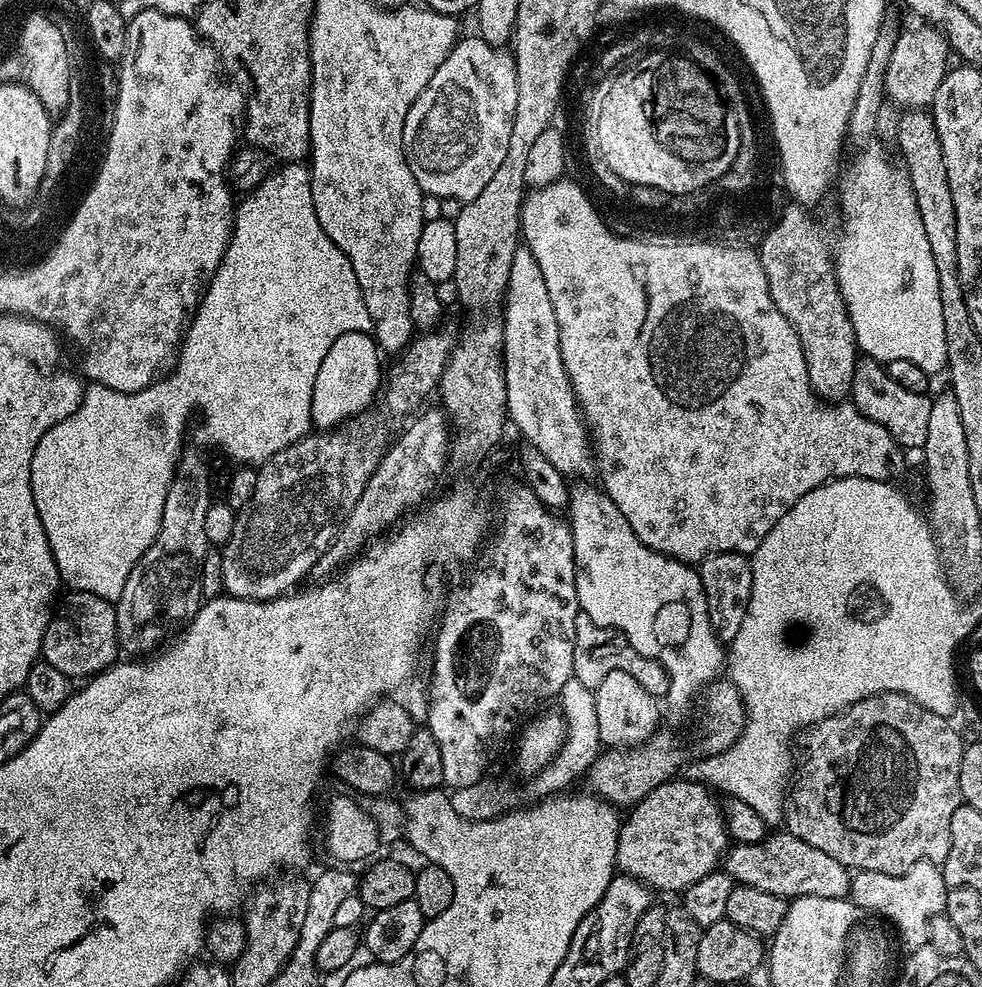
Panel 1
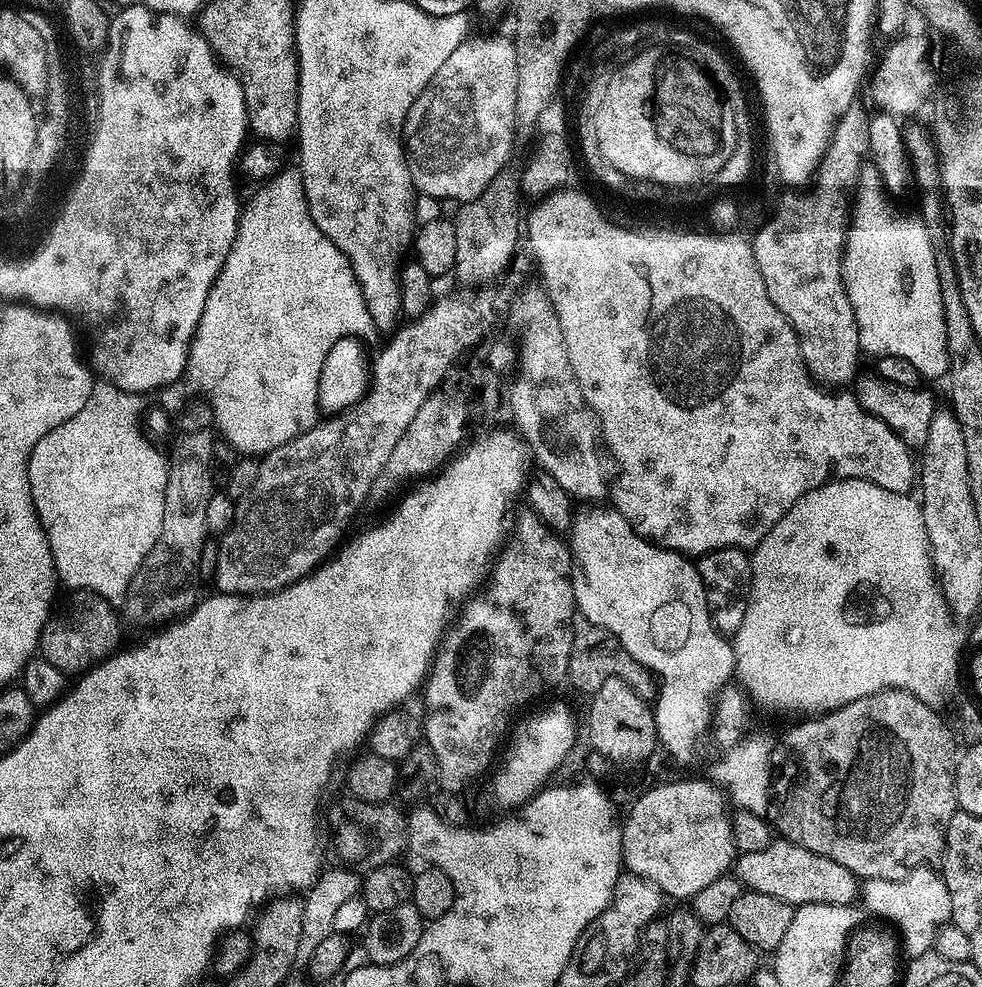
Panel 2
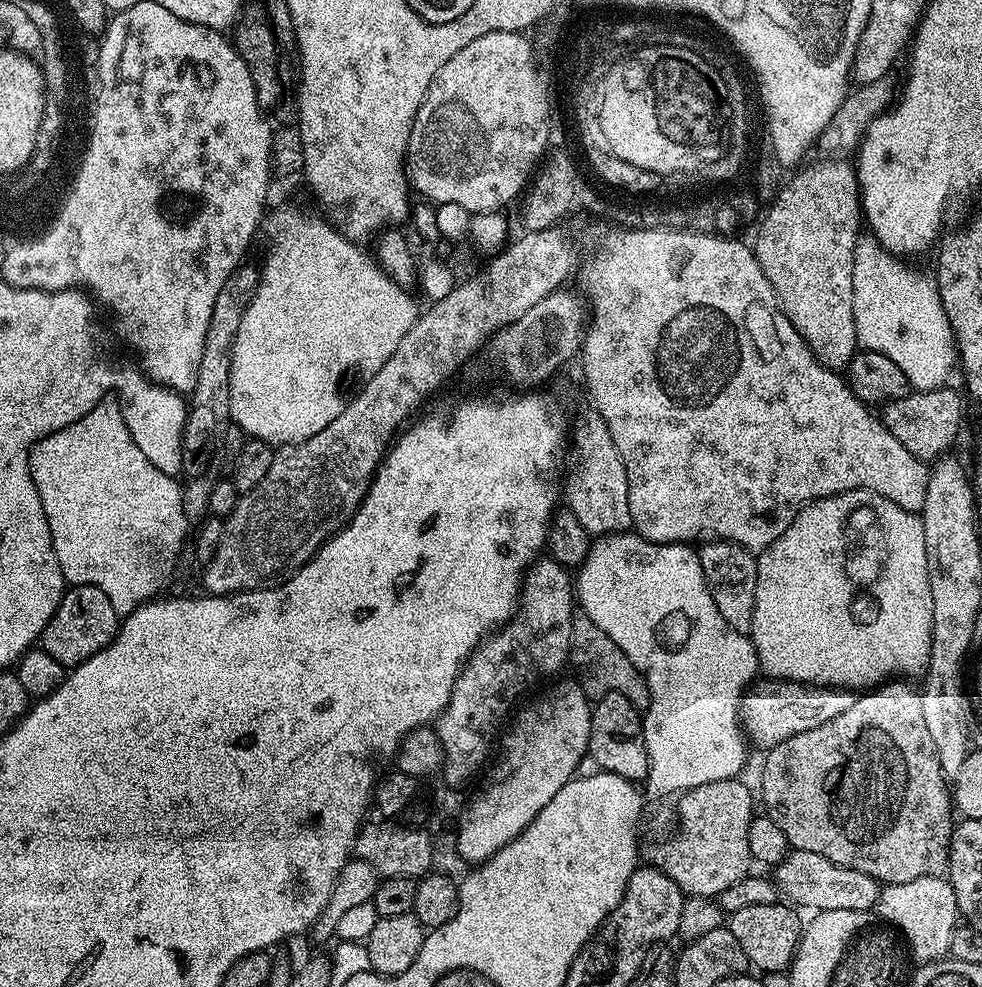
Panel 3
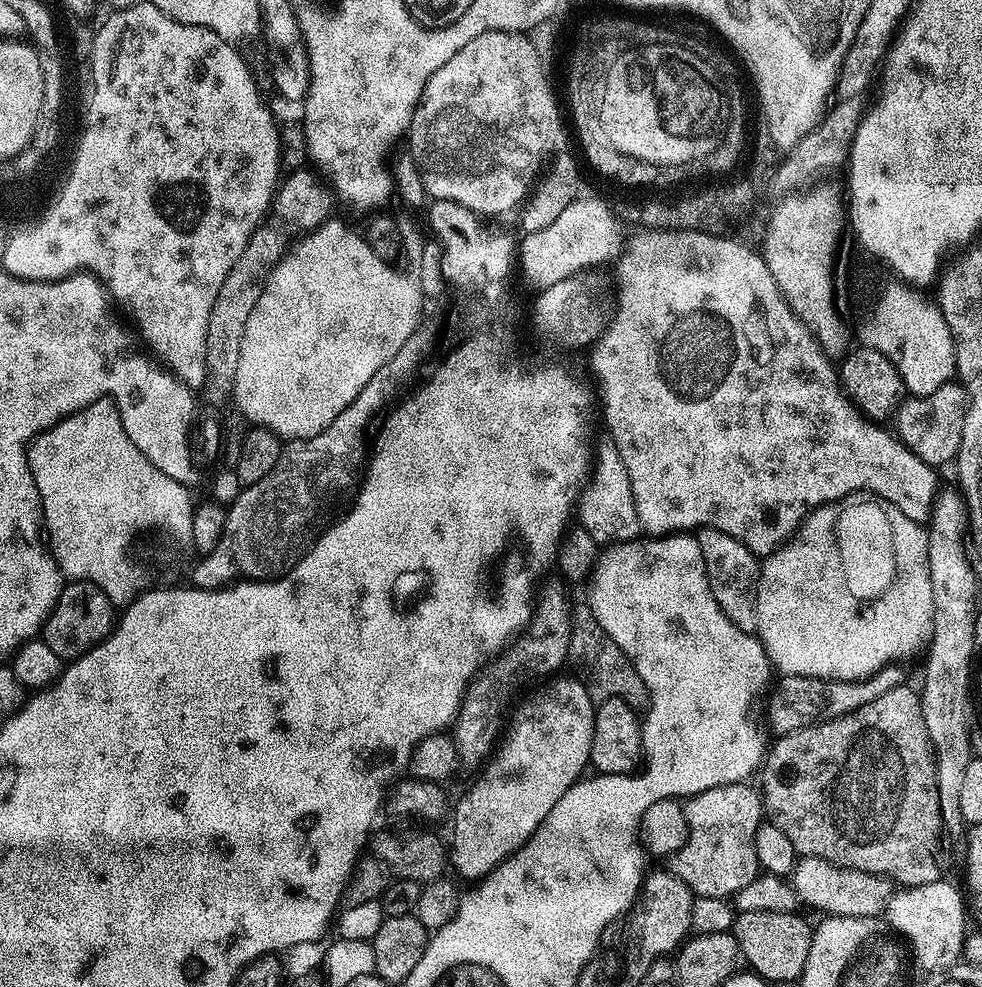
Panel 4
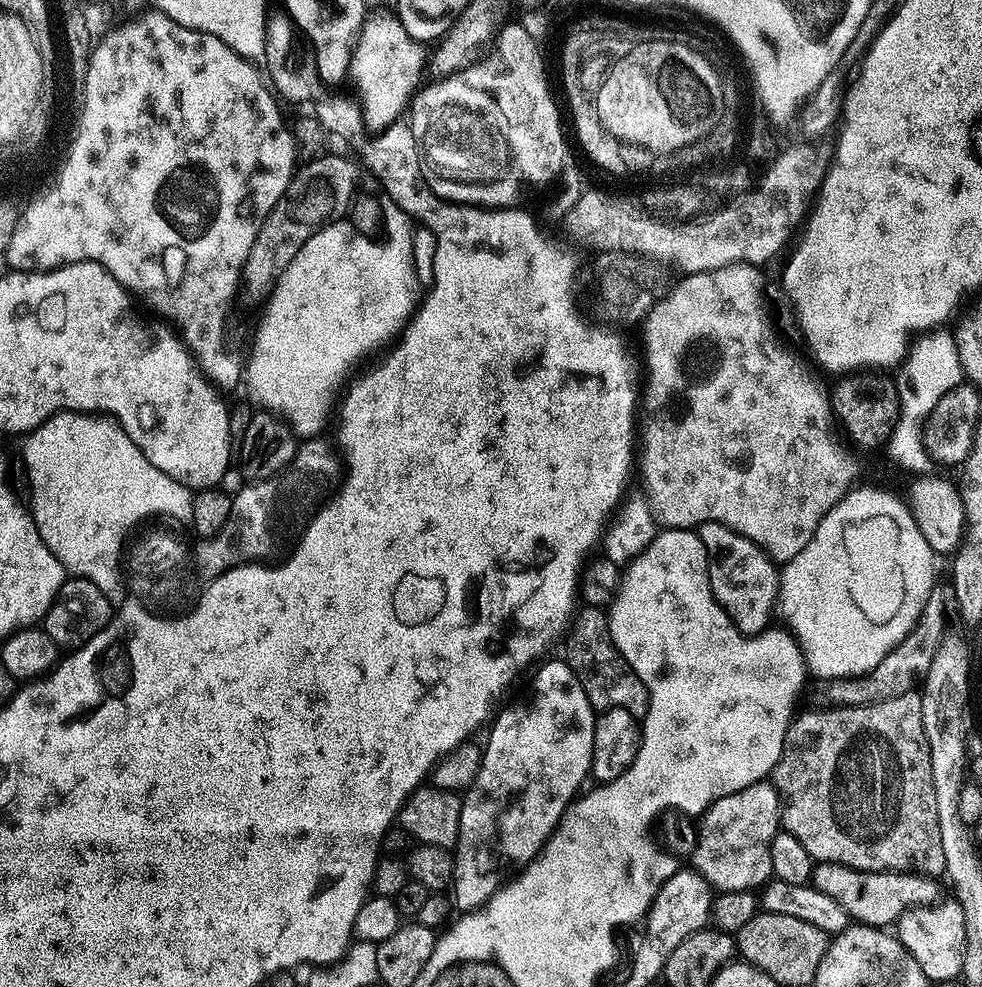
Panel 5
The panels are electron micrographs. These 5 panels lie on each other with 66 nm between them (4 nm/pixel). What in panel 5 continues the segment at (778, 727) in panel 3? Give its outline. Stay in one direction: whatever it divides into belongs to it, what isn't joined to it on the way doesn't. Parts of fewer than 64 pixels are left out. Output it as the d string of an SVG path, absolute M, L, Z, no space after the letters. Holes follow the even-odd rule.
M929 596L924 612L918 618L912 633L901 644L894 646L894 650L890 650L890 654L886 654L886 658L882 658L882 662L874 666L874 670L870 670L865 676L821 679L816 688L816 696L821 700L819 703L830 708L853 708L882 702L886 698L898 698L913 691L930 670L930 662L934 660L934 654L946 634L944 602L938 596Z

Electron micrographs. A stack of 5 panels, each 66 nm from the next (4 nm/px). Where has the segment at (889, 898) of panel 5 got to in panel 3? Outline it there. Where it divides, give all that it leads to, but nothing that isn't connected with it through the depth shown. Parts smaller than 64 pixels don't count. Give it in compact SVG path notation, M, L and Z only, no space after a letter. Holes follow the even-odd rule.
M789 851L787 858L775 865L774 872L776 887L801 909L812 908L817 913L830 910L870 912L877 907L880 899L882 885L879 880L870 878L870 874L838 866L830 862L830 858L822 858L822 854Z

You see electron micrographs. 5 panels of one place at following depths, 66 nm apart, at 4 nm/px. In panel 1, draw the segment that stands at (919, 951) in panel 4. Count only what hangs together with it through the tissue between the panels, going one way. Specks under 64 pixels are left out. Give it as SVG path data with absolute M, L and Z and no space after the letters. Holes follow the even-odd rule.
M926 860L918 862L918 866L901 876L878 874L874 870L856 872L850 880L850 899L857 907L875 914L881 921L889 920L896 927L897 934L904 939L908 950L923 948L928 944L930 922L948 907L944 873L937 865Z

